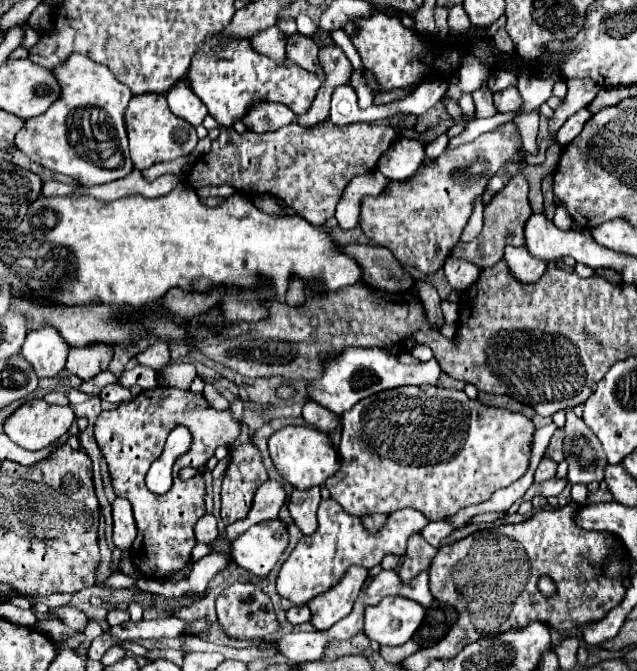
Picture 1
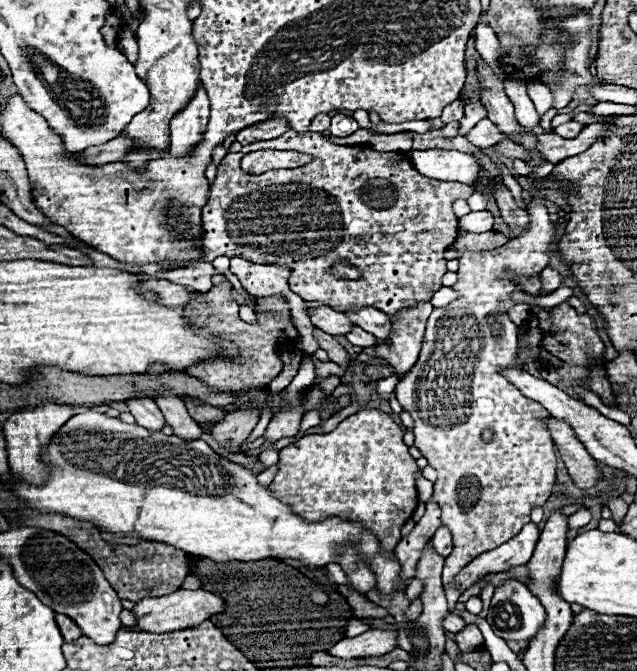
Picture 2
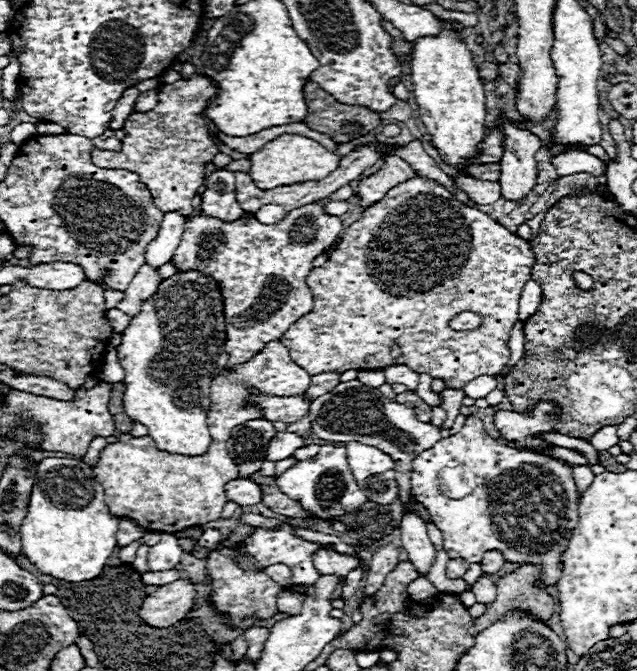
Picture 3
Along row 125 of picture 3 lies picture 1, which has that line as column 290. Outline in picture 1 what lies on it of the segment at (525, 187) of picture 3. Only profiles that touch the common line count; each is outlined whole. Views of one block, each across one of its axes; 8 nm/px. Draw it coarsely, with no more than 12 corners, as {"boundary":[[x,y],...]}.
{"boundary":[[320,488],[294,490],[288,512],[304,532],[316,530]]}

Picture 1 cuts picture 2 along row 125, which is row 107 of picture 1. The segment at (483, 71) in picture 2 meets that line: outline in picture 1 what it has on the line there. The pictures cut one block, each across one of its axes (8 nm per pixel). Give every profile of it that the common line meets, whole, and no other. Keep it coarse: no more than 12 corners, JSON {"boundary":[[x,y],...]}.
{"boundary":[[516,88],[494,94],[498,112],[514,112],[522,106]]}

